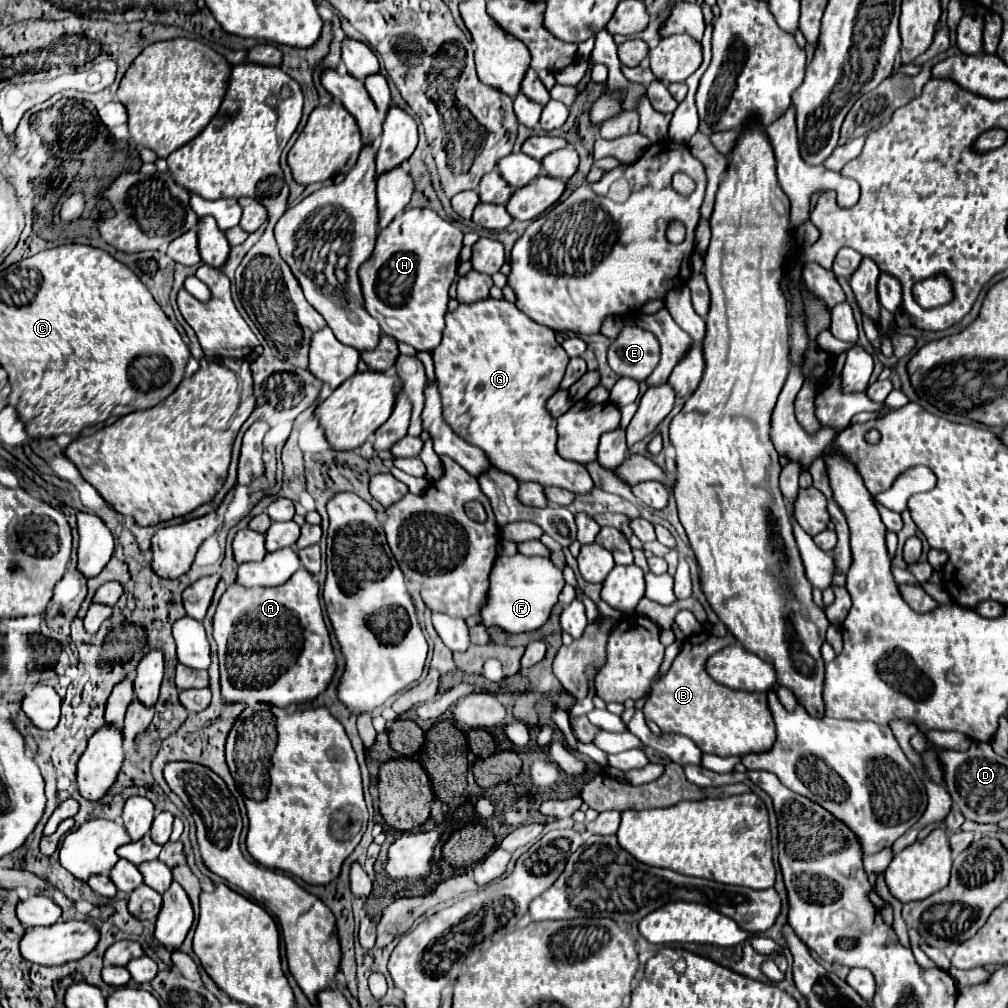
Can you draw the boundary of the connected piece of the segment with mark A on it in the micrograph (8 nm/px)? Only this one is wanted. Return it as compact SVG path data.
M305 568L277 588L247 588L231 584L219 600L213 618L213 638L219 646L221 696L227 702L267 702L277 708L307 702L327 690L337 668L331 636L321 612L319 584Z

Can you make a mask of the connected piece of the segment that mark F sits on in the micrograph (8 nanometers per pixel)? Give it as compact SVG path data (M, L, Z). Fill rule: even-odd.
M499 556L495 560L491 572L491 588L489 602L481 610L481 618L485 626L499 626L507 632L531 632L541 628L549 616L551 608L557 604L557 596L563 590L565 580L561 570L549 560L541 556Z

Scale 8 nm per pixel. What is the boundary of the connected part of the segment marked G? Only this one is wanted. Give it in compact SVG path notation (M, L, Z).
M483 298L473 304L459 304L457 310L445 314L445 332L441 344L433 350L435 376L443 402L443 418L451 430L465 442L481 448L491 466L515 476L521 482L539 482L543 486L559 486L575 494L587 494L593 480L583 464L565 460L557 454L555 418L547 410L547 400L559 390L569 356L557 342L553 330L531 322L515 304L507 300Z

